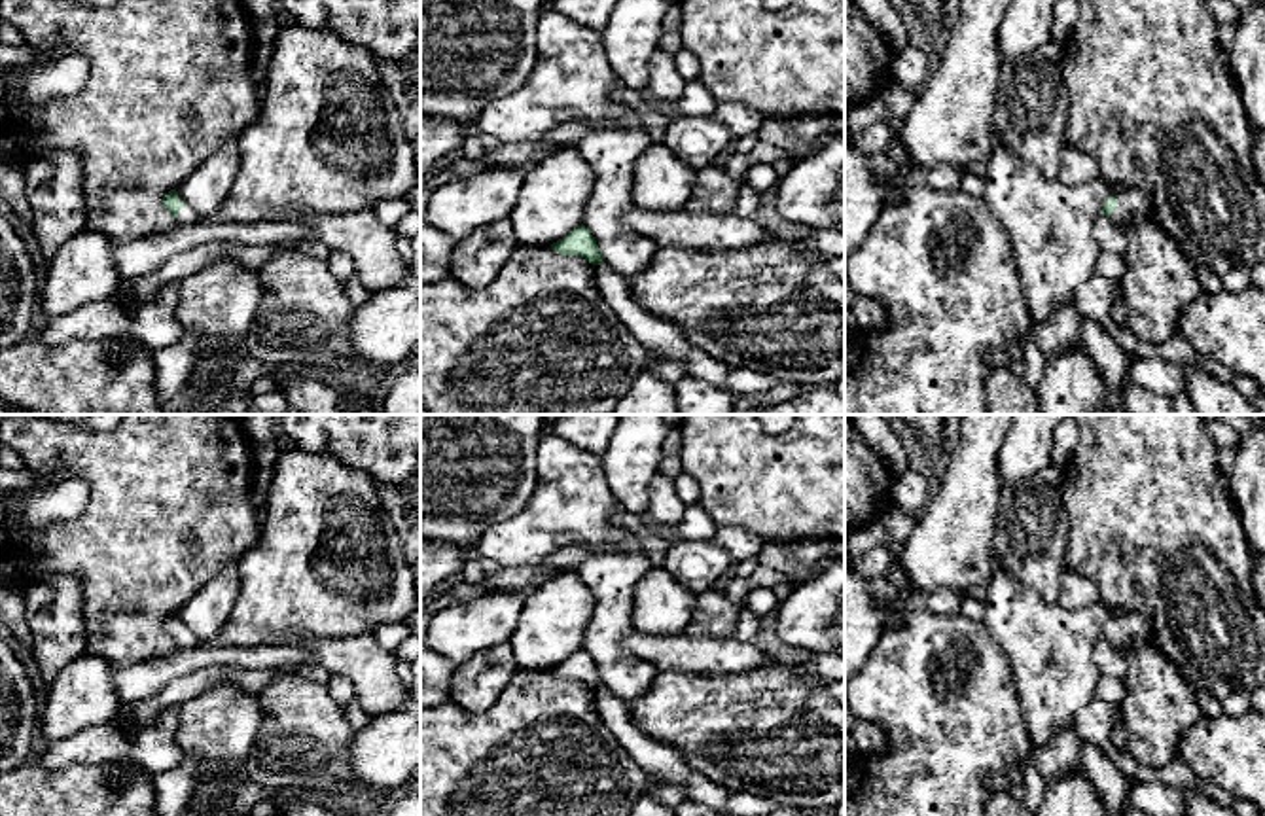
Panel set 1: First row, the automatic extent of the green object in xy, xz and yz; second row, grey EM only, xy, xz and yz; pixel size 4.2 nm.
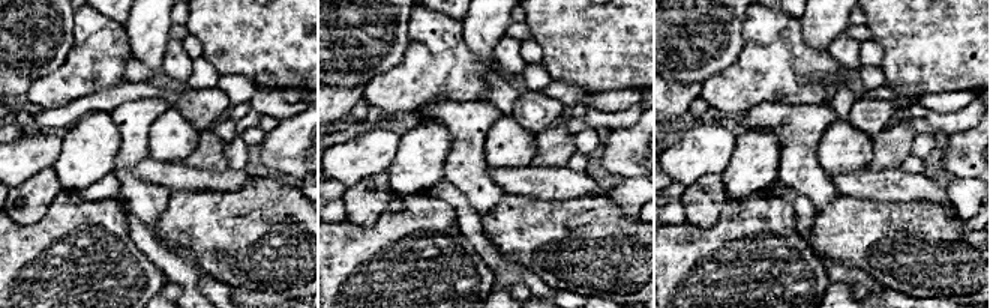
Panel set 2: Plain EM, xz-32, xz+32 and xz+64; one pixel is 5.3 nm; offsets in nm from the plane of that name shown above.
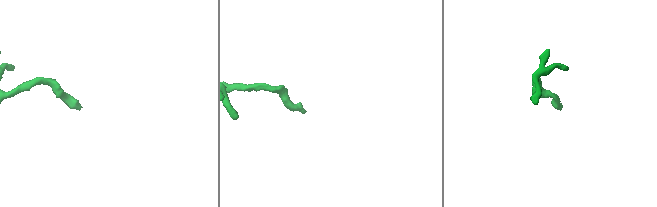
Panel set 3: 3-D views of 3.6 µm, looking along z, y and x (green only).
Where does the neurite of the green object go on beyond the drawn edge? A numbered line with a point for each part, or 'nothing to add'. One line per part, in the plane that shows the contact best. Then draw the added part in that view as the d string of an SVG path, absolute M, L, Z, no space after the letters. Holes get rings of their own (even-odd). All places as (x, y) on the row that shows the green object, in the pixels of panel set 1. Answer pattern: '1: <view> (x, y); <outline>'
1: xy (186, 214); M178 195L178 199L182 199ZM182 199L184 201L184 199ZM184 201L184 206L178 210L178 214L174 216L176 222L182 222L182 223L191 223L197 220L197 214L195 210Z

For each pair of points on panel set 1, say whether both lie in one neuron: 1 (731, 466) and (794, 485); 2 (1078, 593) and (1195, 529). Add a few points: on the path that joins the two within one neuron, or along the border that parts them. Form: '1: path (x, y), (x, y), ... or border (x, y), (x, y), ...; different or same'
1: path (747, 476), (779, 485); same
2: border (1065, 567), (1087, 576), (1095, 584), (1101, 601); different

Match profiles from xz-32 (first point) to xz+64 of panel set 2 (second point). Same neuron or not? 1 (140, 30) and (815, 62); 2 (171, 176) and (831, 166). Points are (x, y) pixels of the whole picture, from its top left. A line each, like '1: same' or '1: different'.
1: different
2: different

